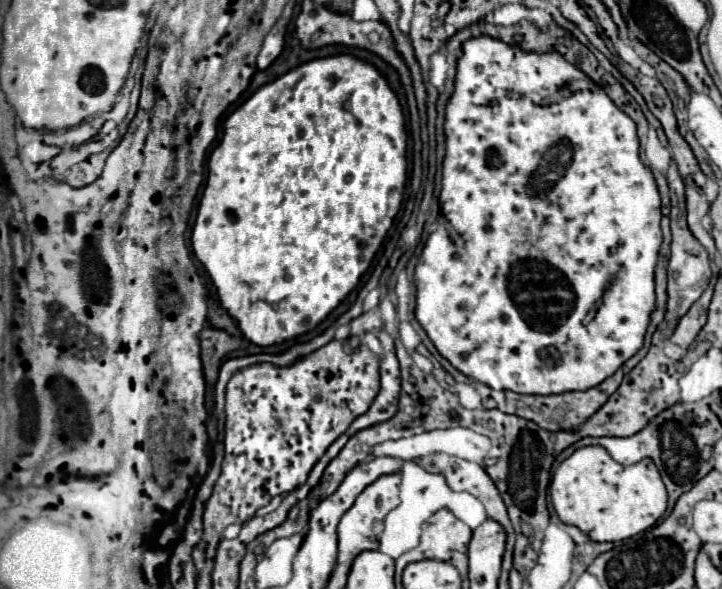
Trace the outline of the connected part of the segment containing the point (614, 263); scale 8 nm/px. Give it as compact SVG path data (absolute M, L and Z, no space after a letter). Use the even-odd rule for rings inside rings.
M491 36L469 38L461 44L461 52L463 54L457 60L455 88L445 106L445 160L439 194L439 228L427 238L423 254L415 266L415 318L435 344L437 352L451 362L451 366L455 366L467 378L487 384L493 390L549 396L595 388L613 376L617 368L625 364L625 360L641 350L651 314L657 306L653 272L661 246L661 200L651 170L639 160L637 128L625 112L607 100L607 94L601 86L591 84L589 76L585 76L577 66L569 64L563 56L557 56L557 52L527 52ZM549 148L551 174L547 170Z

